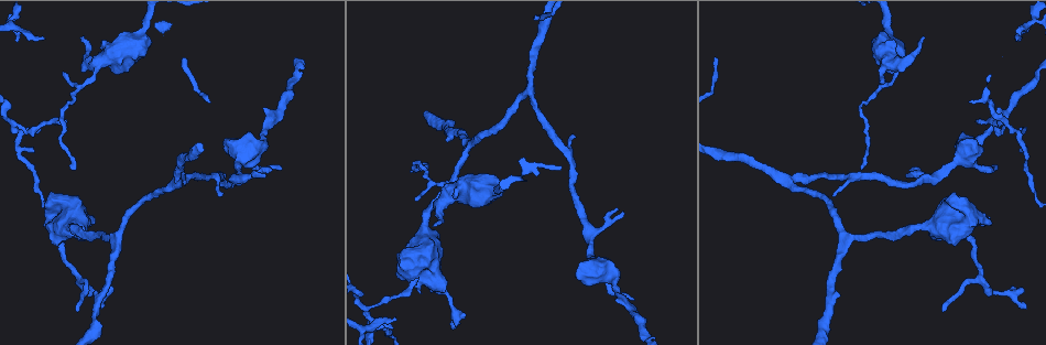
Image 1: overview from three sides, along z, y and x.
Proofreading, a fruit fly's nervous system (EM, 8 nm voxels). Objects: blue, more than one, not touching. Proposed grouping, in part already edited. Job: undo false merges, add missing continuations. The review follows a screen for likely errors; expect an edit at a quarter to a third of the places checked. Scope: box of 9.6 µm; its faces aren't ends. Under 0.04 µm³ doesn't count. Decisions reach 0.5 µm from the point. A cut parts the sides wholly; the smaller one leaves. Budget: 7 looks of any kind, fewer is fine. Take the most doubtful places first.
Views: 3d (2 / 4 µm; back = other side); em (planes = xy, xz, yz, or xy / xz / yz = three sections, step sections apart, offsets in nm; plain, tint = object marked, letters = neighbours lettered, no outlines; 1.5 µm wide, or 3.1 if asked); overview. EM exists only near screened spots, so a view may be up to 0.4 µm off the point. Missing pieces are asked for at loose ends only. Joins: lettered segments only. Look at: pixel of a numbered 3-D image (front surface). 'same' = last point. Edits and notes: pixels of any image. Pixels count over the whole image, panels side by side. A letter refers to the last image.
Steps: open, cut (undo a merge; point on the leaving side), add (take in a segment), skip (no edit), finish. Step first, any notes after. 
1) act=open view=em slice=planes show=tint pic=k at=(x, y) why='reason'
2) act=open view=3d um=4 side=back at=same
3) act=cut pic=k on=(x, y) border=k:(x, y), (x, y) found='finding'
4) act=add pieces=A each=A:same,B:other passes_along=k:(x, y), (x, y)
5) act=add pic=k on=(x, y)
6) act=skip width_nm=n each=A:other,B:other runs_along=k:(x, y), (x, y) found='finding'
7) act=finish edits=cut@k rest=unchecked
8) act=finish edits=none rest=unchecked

act=open view=3d um=4 side=back pic=1 at=(433, 225)

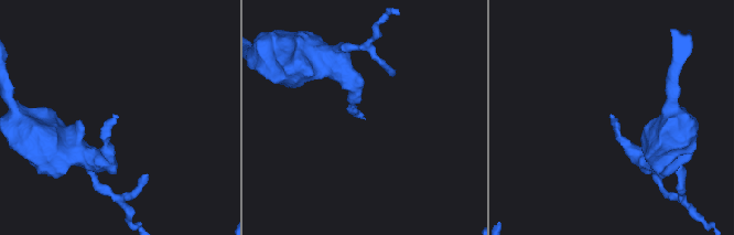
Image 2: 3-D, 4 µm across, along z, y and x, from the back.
act=open view=em slice=xz step=8 show=tint pic=2 at=(609, 117) why='shape alone is not enough'

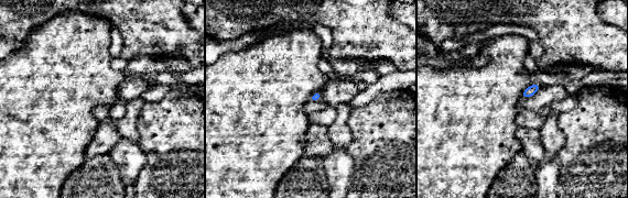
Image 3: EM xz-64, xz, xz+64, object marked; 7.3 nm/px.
act=open view=em slice=planes show=letters at=same

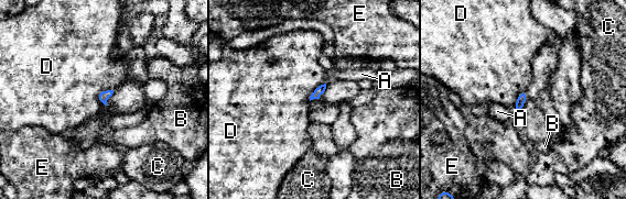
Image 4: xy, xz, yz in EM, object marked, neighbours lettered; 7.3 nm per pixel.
act=skip each=A:other,B:other,C:other,D:other,E:other border=4:(526, 89), (518, 95), (513, 110) found='no lettered segment goes on from it'

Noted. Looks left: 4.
act=open view=3d um=2 pic=1 at=(792, 182) why='sharp bend'

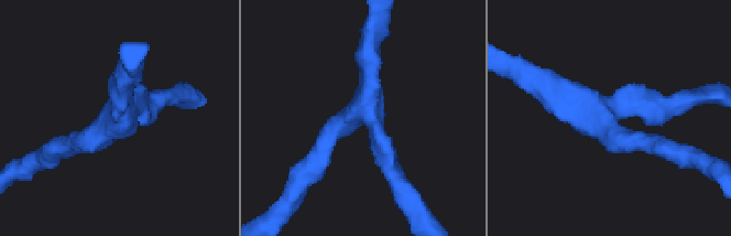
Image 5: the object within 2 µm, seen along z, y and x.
act=open view=em slice=xy step=8 show=tint pic=5 at=(605, 123) arms=3 arm_widths_nm=170,190,200 why='now the EM'

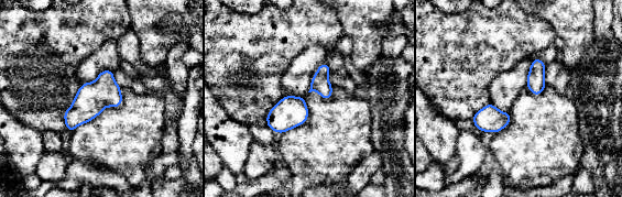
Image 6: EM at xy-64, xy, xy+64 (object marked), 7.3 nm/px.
act=open view=em slice=planes show=letters at=same

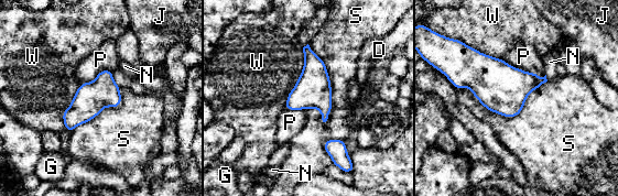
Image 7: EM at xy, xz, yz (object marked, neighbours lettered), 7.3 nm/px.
act=skip width_nm=240 longest_contact=S:600nm each=D:other,G:other,J:other,N:other,P:other,S:other,W:other found='one cell here'

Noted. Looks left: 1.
act=finish edits=none rest=unchecked

